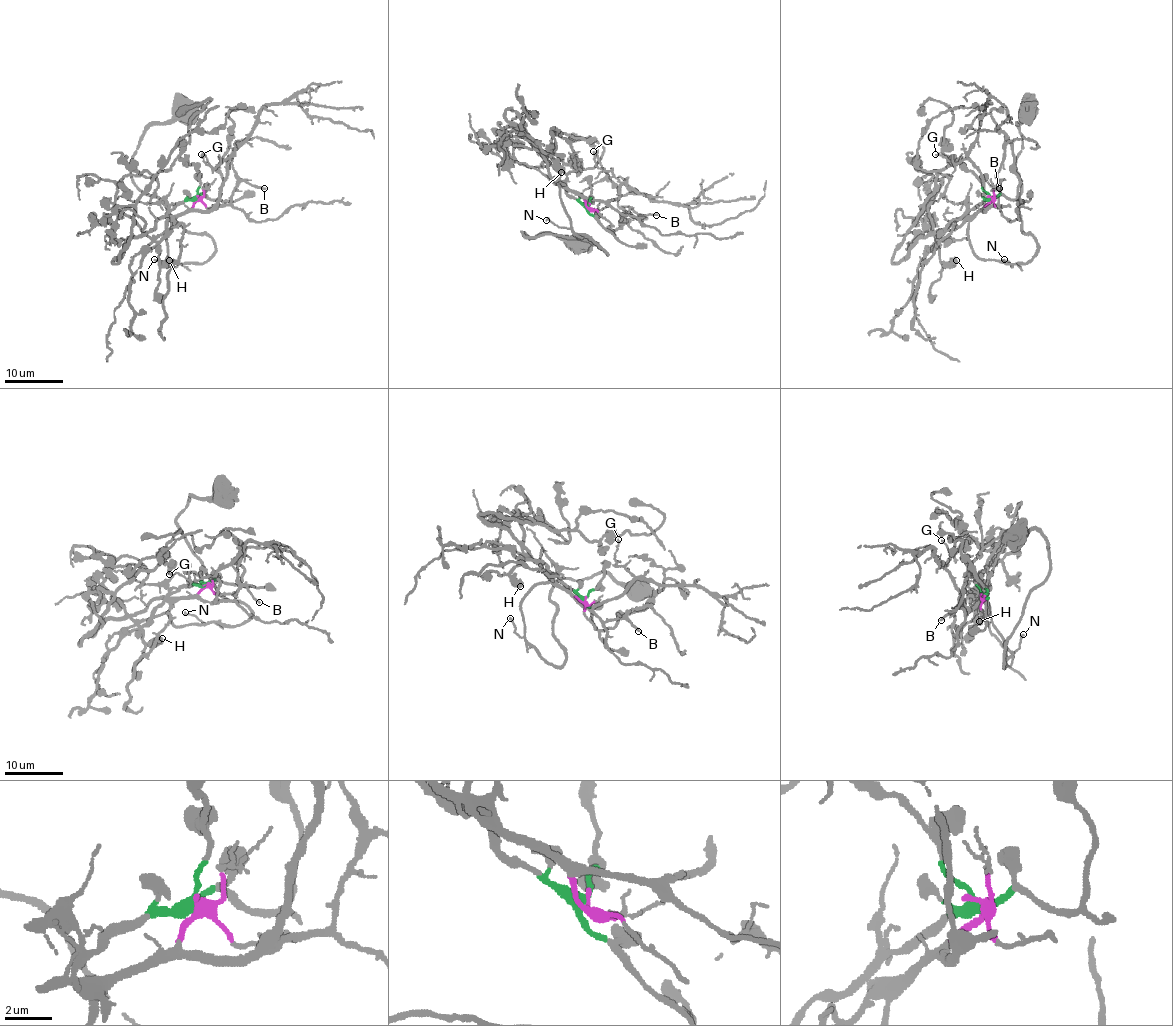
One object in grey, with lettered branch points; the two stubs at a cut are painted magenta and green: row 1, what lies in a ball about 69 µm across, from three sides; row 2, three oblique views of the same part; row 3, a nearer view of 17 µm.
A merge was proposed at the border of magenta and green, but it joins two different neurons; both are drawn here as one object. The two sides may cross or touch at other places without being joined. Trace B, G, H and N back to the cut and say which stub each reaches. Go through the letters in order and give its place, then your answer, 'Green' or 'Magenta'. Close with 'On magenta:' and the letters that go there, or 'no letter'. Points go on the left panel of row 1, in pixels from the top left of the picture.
B: Place: (264, 188). Magenta
G: Place: (201, 154). Magenta
H: Place: (169, 260). Magenta
N: Place: (154, 259). Magenta
On magenta: B, G, H, N

